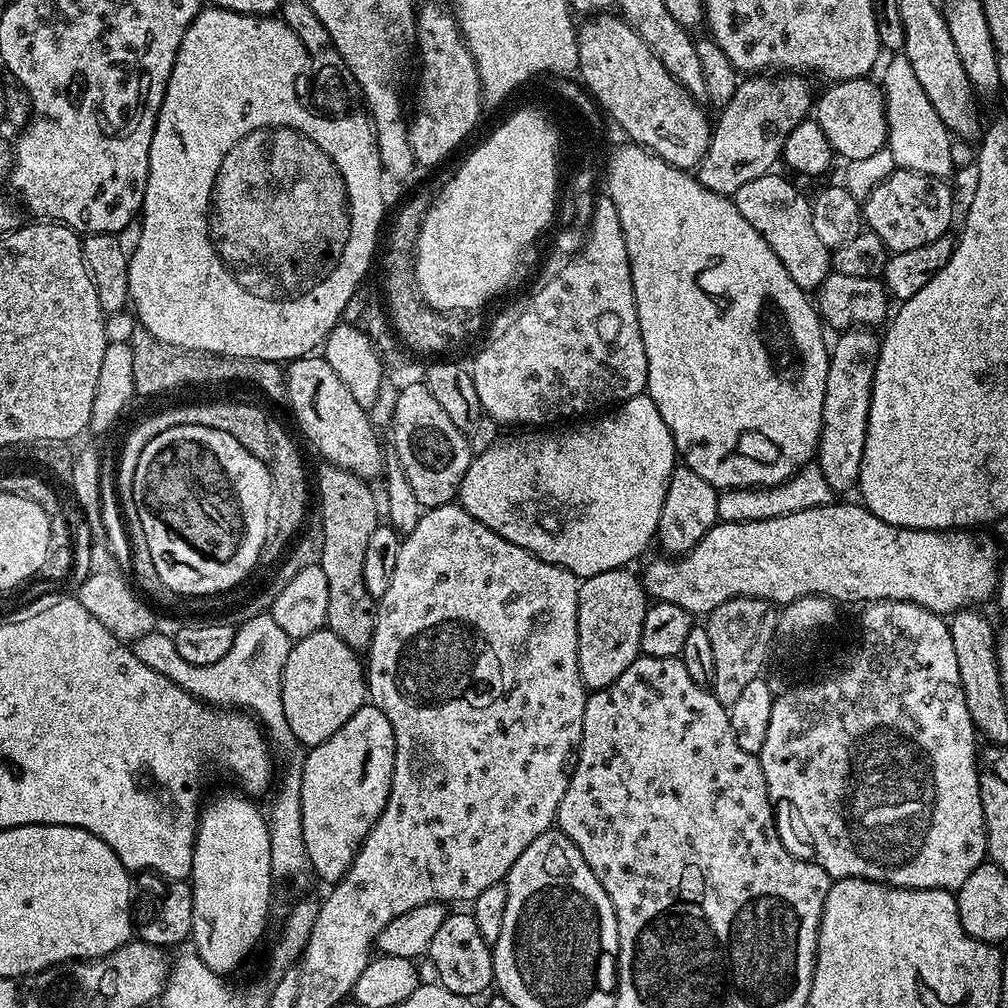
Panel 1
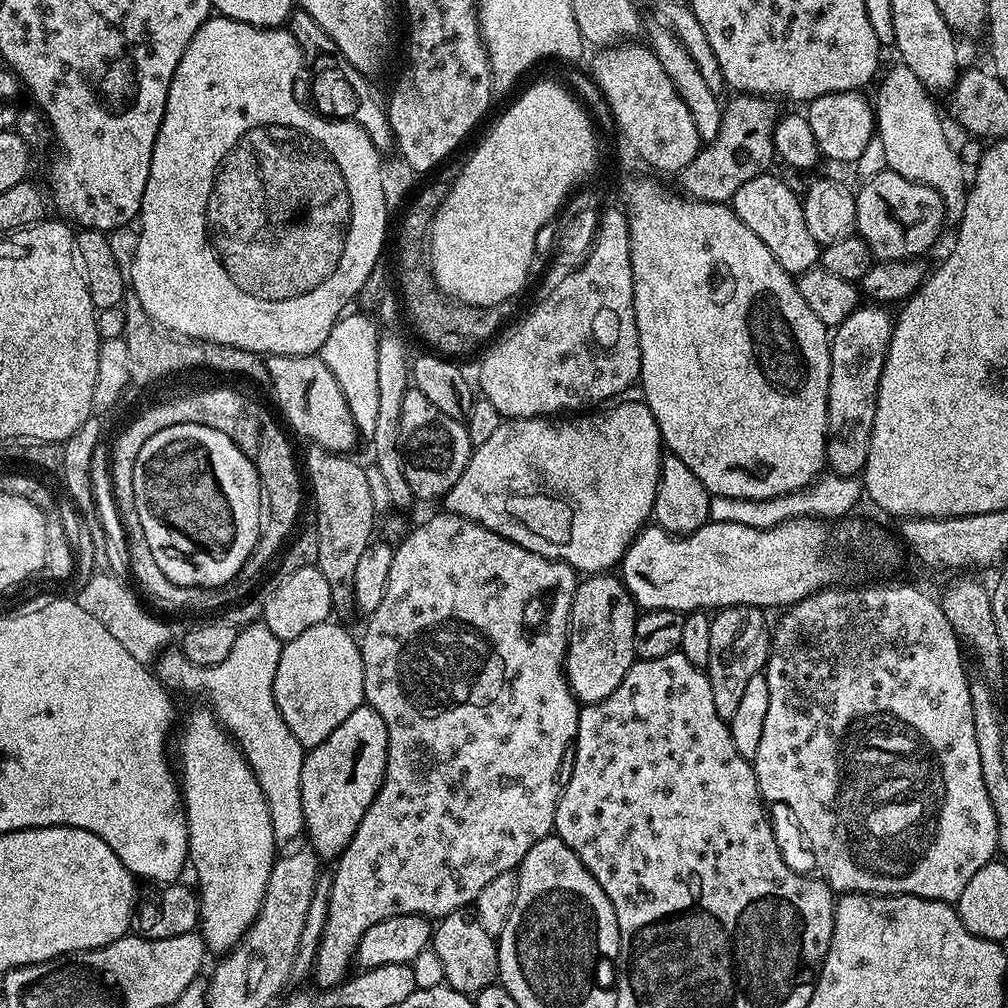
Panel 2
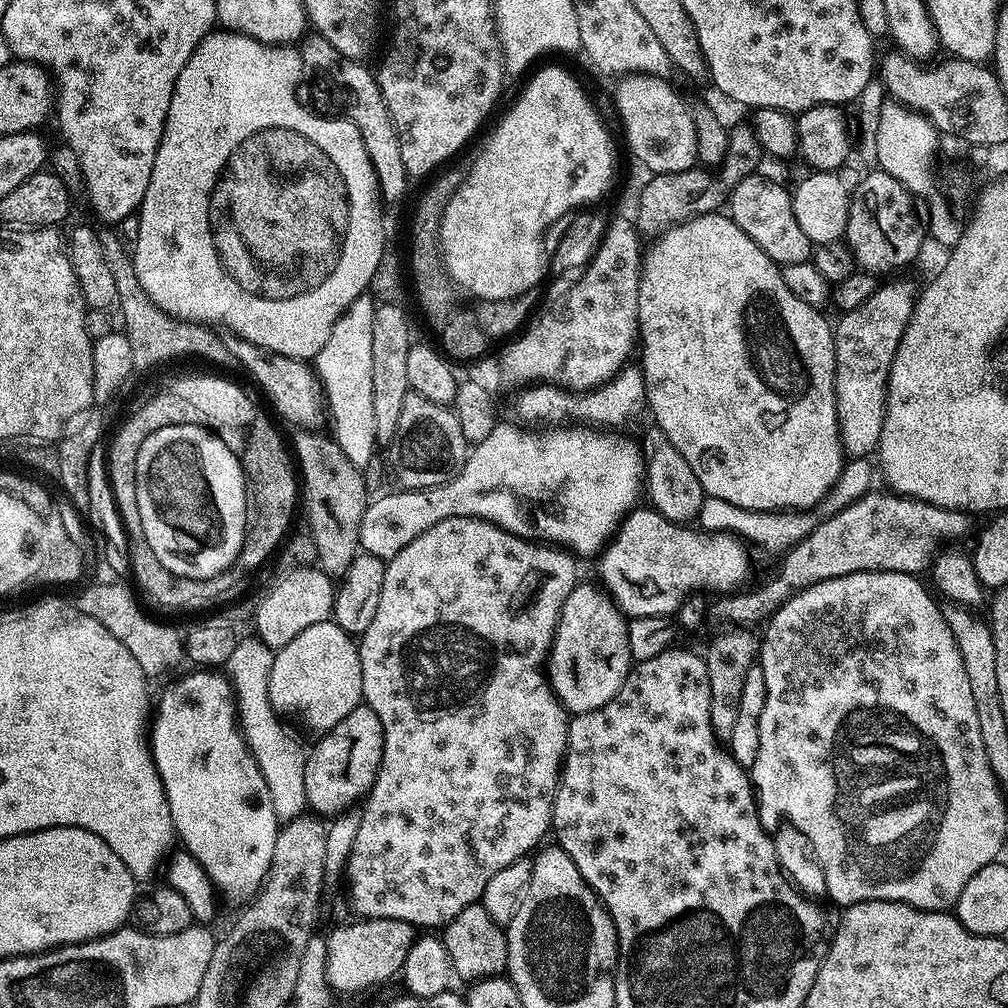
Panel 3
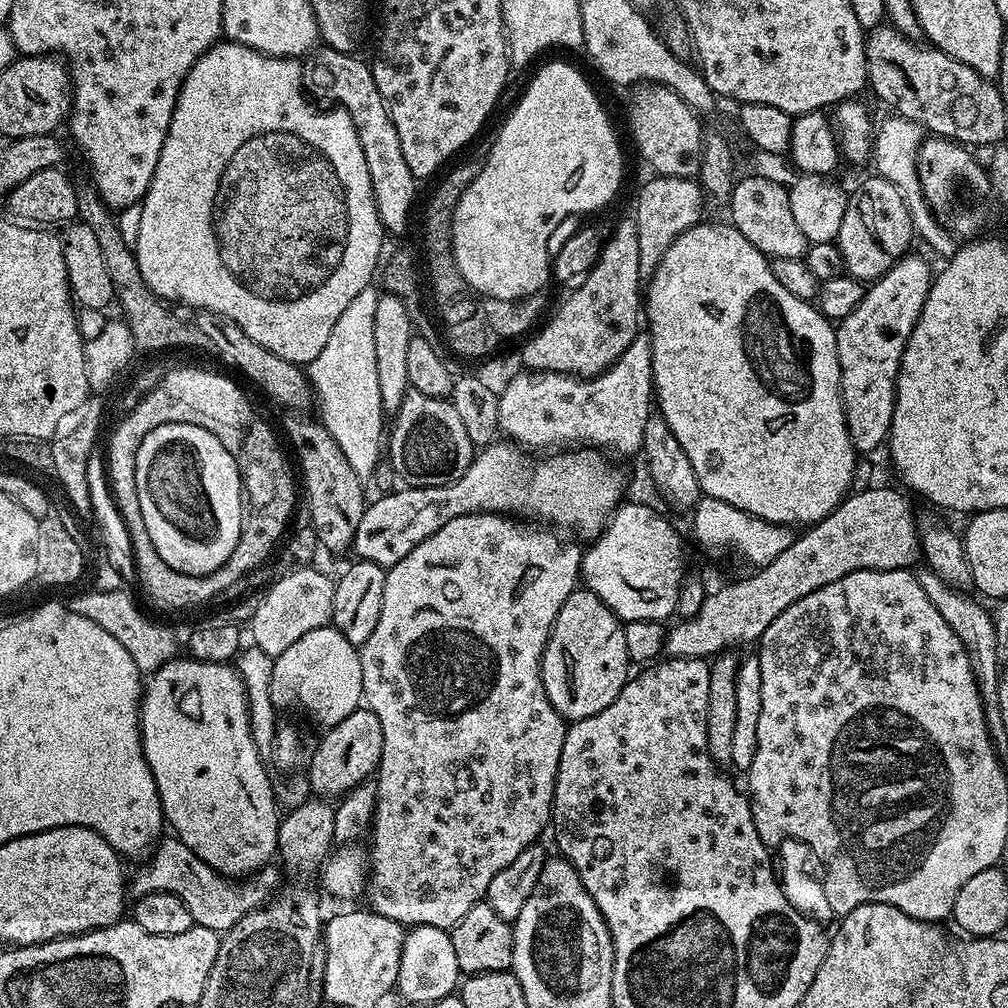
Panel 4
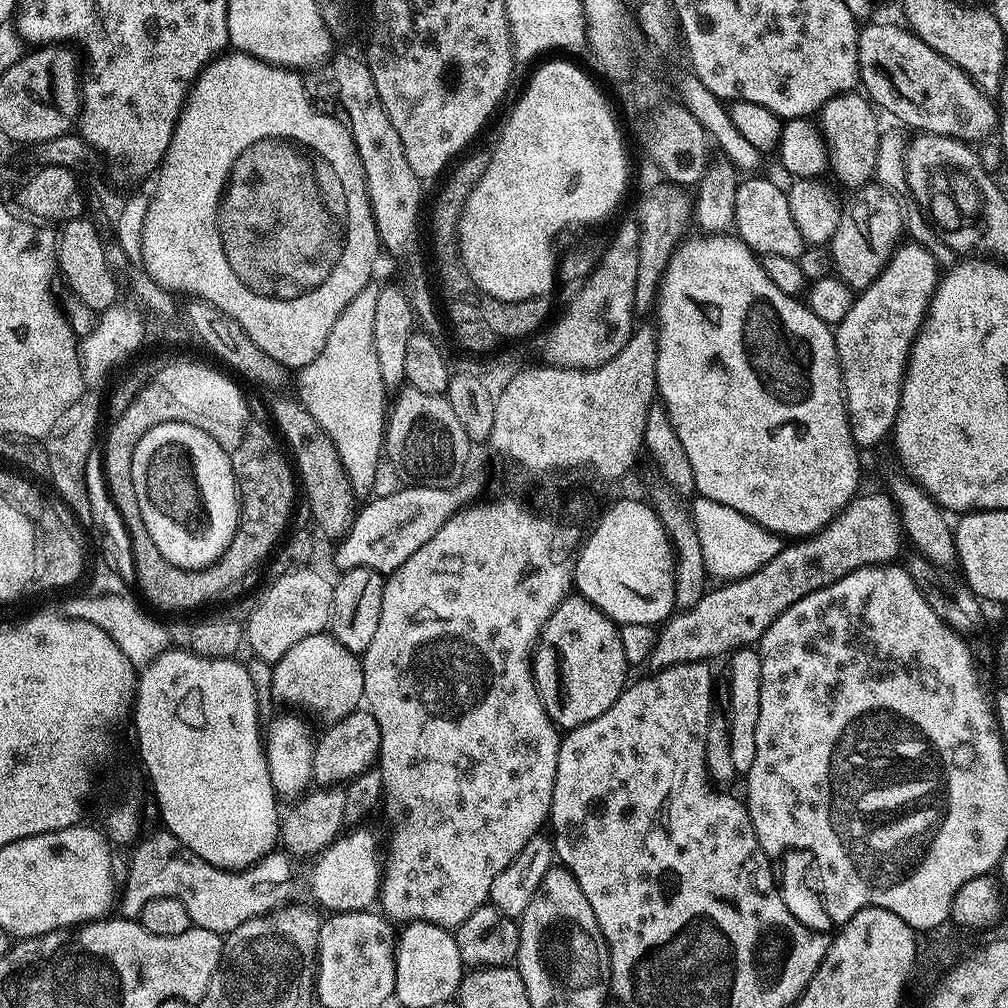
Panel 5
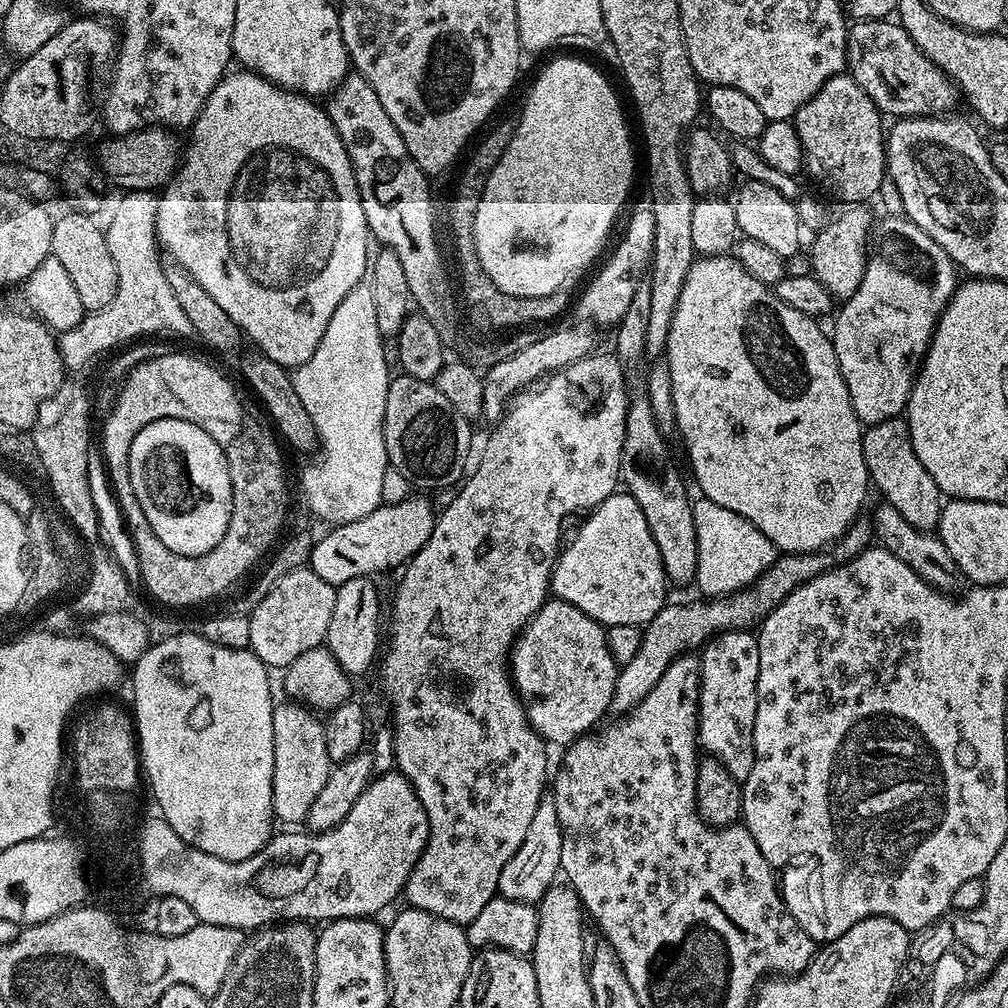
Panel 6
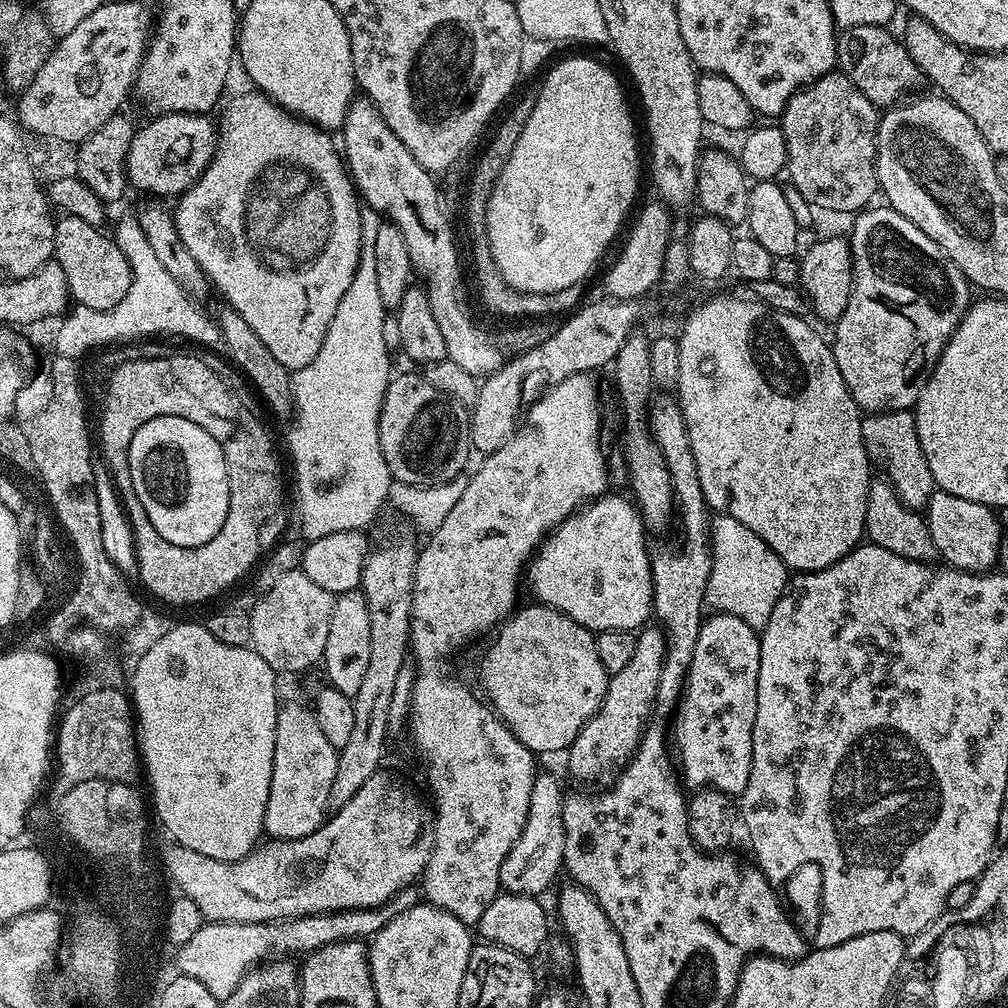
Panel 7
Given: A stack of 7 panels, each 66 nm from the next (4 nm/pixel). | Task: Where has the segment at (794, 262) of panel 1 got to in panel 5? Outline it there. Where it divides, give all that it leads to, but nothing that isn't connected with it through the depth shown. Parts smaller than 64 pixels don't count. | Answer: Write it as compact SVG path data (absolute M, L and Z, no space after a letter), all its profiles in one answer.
M744 178L737 183L734 198L735 235L760 256L779 254L782 258L798 260L806 243L790 212L787 191L783 187L780 189L772 180L756 179L760 178Z

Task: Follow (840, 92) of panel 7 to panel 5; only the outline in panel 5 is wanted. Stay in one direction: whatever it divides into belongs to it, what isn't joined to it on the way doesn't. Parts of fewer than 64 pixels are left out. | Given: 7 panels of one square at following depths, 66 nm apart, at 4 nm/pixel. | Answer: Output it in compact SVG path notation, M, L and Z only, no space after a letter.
M856 90L838 94L820 107L818 127L828 150L828 168L849 190L864 187L876 175L878 146L882 135L880 120L876 115L878 112L872 101Z

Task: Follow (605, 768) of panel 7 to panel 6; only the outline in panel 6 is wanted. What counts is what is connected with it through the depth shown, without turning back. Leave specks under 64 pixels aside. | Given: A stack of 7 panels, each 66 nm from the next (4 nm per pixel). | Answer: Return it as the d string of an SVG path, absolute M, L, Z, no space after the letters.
M821 550L781 555L752 583L751 588L743 588L733 596L696 598L693 604L665 603L660 613L650 623L643 625L644 637L638 654L634 654L634 659L626 662L617 671L611 711L627 714L637 708L642 698L646 698L646 694L650 694L650 690L658 686L658 678L666 674L674 660L703 649L713 636L718 636L721 632L755 629L799 584L818 578L833 567L834 560L831 560L828 554L827 551Z

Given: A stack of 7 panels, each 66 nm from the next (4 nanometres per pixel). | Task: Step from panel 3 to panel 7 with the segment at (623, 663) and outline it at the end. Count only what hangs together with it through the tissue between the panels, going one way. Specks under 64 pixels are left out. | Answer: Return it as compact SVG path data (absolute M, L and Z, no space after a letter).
M532 602L529 608L523 608L513 612L495 629L491 637L492 645L480 660L483 695L492 711L516 735L518 742L522 742L533 754L563 753L574 738L578 738L582 726L586 726L586 722L602 706L602 698L608 689L608 671L598 656L596 637L591 628L583 628L566 613L539 602Z

